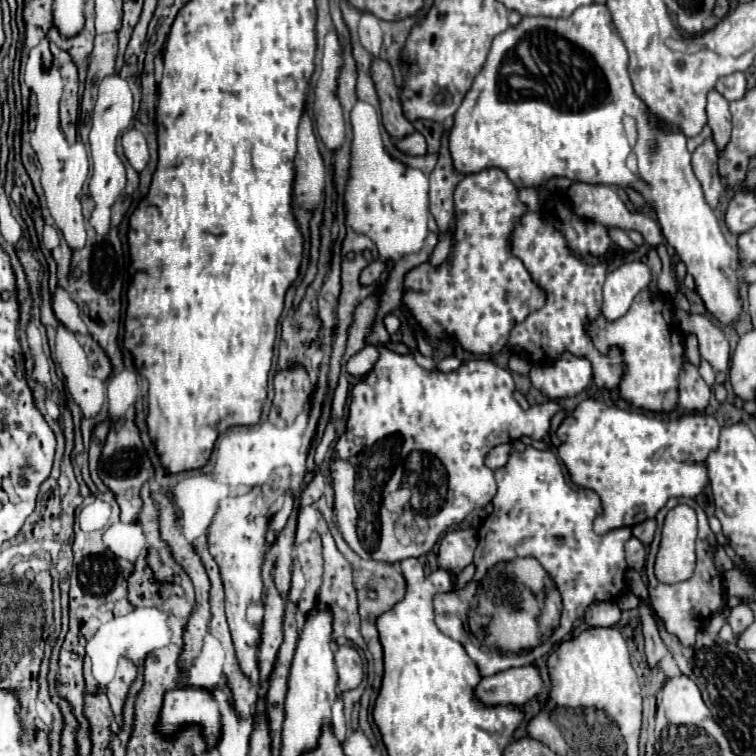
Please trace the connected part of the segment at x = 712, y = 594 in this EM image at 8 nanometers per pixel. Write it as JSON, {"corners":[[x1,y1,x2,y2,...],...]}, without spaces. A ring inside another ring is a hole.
{"corners":[[672,498,662,510,660,514,656,516,658,520,658,526,664,518,664,514,678,506,678,504,688,504,692,506,696,512,698,512,698,520,700,520,700,532,698,532,698,560,696,560,696,570,694,570,694,576,680,582,680,584,662,584,656,580,654,576,654,550,650,552,648,556,648,564,646,564,646,572,648,572,648,594,650,594,650,604,656,612,656,616,664,622,664,628,678,636,682,644,694,644,694,636,698,632,700,626,706,624,706,620,720,610,720,606,724,604,724,588,722,588,722,578,720,578,720,572,716,570,714,566,714,548,716,548,716,536,712,534,710,526,708,526,708,518,704,514,704,510,696,504,696,500,692,498]]}

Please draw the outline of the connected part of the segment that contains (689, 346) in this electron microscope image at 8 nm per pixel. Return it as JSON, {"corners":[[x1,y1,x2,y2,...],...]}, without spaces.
{"corners":[[694,334,687,336,684,345,684,356,690,360,696,367,700,364,700,353,698,349,698,341]]}

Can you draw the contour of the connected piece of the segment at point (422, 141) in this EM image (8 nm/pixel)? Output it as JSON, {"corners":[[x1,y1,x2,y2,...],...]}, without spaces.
{"corners":[[414,132,414,134,398,140,396,146,398,146,398,150,402,150,404,154,410,154,410,156,424,156,426,154,426,138,420,132]]}

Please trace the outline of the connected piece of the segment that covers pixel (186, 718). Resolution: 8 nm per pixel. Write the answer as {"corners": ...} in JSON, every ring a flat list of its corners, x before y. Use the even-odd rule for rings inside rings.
{"corners":[[198,688,166,692,158,730,164,734,174,734,186,724,204,726,204,736,208,744,218,742,222,730,222,716,212,692]]}

